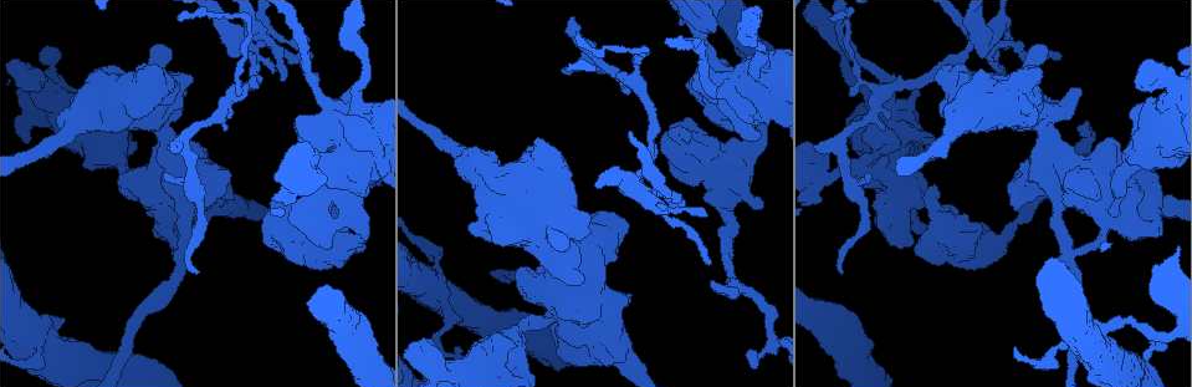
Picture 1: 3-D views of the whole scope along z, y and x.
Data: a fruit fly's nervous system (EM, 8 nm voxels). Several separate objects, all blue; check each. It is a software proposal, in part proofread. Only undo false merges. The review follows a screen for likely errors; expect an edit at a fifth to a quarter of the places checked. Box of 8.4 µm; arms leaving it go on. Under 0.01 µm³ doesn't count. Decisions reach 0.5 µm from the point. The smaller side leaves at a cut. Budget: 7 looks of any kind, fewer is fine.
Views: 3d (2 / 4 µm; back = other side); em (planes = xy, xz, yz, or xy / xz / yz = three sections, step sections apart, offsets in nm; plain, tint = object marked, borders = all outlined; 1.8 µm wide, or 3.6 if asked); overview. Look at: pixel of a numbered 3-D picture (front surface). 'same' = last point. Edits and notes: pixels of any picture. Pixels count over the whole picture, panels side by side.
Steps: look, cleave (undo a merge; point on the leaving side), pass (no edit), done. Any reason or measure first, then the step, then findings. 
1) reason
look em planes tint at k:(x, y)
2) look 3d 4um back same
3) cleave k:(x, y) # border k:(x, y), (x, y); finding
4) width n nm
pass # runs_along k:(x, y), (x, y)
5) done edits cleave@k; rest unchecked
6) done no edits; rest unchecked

sudden change in width
look em yz step 16 tint at 1:(484, 369)

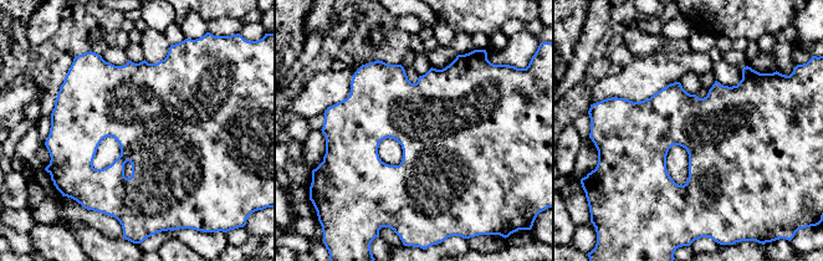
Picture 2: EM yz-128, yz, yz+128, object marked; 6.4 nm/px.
another direction
look em planes tint same

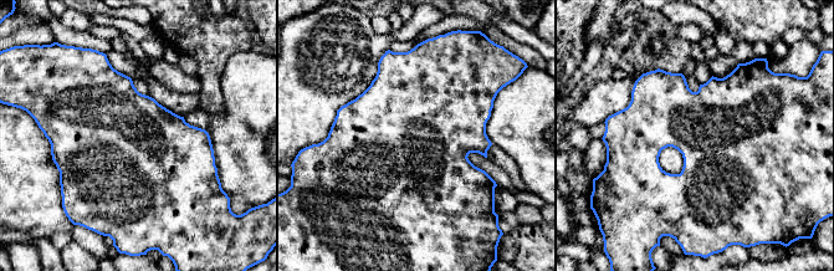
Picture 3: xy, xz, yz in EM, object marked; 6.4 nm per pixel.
pass # one neuron here

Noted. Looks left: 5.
calibre changes
look em 3.6um yz step 4 tint at 1:(1107, 205)

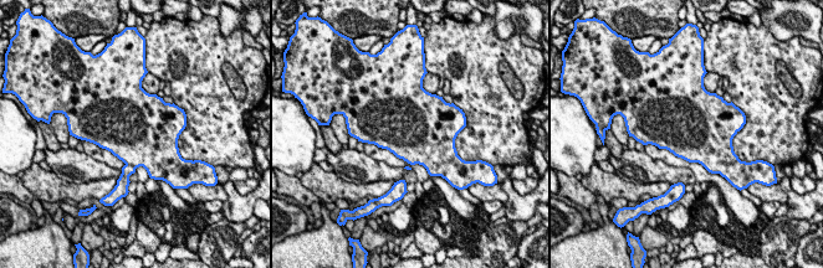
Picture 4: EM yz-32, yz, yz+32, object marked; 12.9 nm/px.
cleave 4:(127, 170) # two neurons meet here

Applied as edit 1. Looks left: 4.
thick turns thin
look 3d 4um at 1:(49, 332)

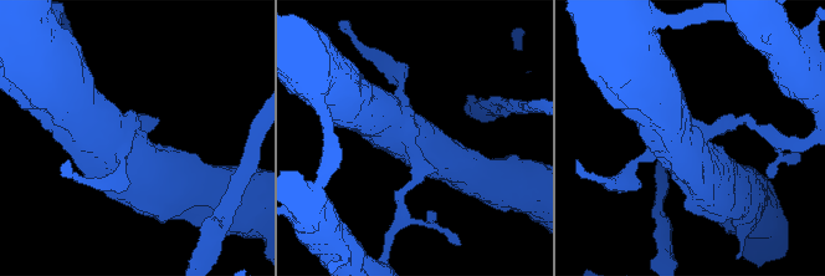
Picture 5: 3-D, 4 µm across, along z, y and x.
now the EM
look em 3.6um planes plain at 5:(703, 136)

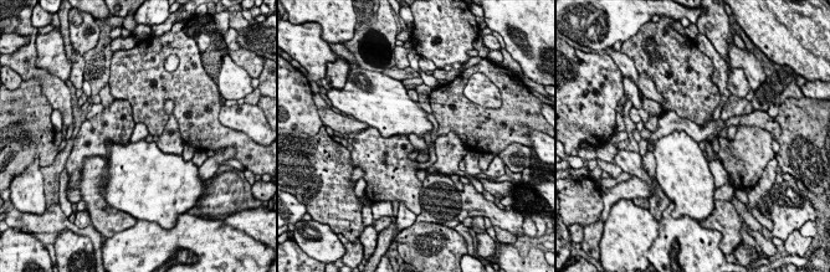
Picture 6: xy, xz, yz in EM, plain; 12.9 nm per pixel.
with the object marked
look em 3.6um planes tint same

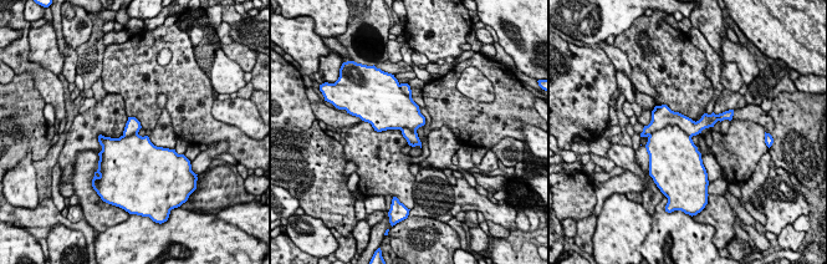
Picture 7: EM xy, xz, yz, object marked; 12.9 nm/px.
cleave 7:(662, 116) # border 7:(648, 135), (677, 125), (690, 137); two neurons meet here

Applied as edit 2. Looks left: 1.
done edits cleave@4, cleave@7; rest unchecked

